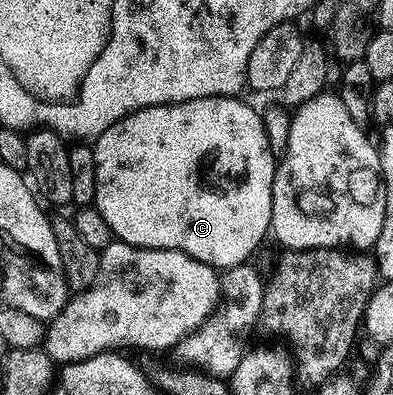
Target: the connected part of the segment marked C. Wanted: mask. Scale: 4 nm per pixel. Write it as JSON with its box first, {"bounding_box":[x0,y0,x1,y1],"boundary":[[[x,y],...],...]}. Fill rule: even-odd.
{"bounding_box":[92,96,276,270],"boundary":[[[209,96],[192,98],[179,104],[157,104],[151,108],[141,108],[120,118],[104,134],[100,134],[92,144],[96,158],[96,198],[93,207],[104,214],[104,222],[114,231],[117,239],[137,248],[171,248],[180,250],[202,264],[208,264],[215,270],[225,270],[237,264],[247,263],[250,255],[262,244],[262,239],[271,231],[270,215],[272,214],[272,190],[276,157],[269,148],[269,138],[265,130],[259,109],[249,108],[242,98],[232,96]]]}

